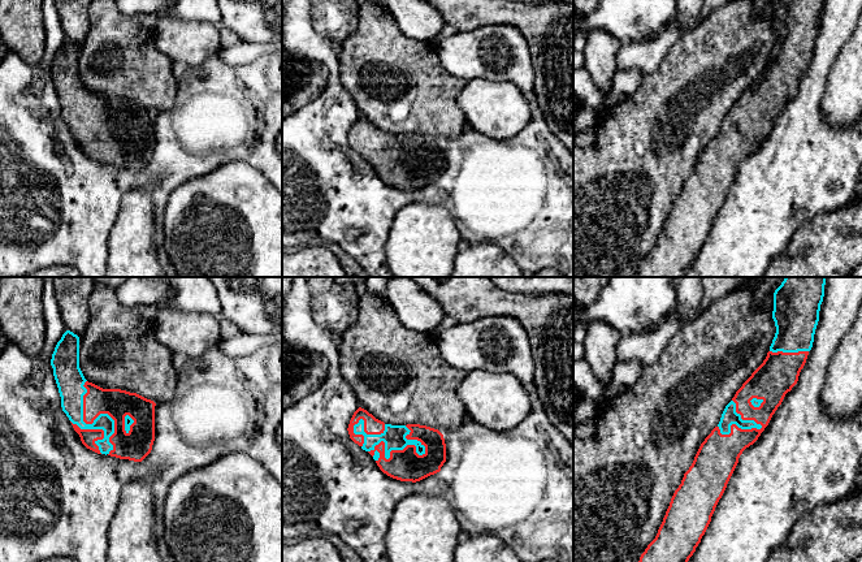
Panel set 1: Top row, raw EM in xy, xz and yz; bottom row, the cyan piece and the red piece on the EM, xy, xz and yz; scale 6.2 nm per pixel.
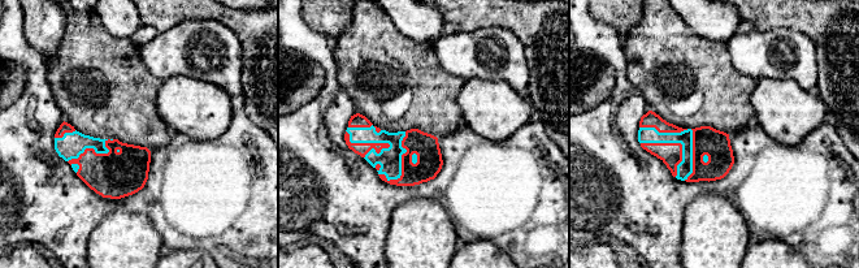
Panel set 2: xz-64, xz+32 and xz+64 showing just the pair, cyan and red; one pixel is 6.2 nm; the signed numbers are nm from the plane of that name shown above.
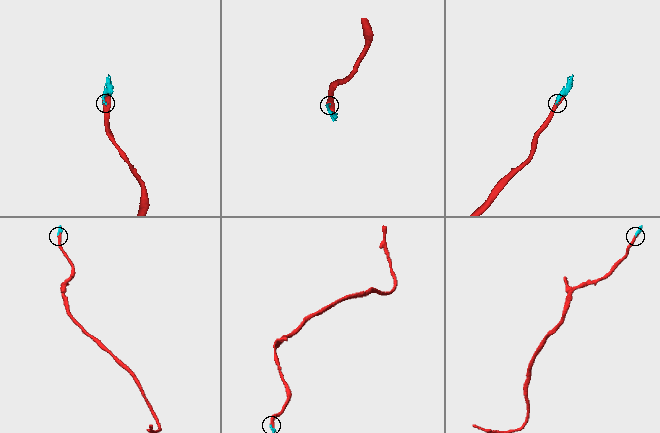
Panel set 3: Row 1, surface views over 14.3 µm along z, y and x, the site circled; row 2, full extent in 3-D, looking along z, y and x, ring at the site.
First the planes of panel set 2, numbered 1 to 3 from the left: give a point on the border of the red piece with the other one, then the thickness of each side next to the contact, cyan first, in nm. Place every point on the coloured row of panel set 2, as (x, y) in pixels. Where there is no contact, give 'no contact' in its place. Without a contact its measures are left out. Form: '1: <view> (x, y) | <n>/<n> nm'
1: xz-64 (96, 152) | 160/280 nm
2: xz+32 (365, 142) | 140/80 nm
3: xz+64 (676, 142) | 100/140 nm

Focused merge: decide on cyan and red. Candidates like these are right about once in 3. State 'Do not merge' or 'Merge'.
Merge

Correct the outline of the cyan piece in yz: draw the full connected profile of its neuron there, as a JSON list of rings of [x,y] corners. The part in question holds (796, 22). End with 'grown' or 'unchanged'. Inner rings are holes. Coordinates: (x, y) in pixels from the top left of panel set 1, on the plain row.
[[[775,0],[772,27],[776,42],[763,72],[725,114],[719,133],[701,152],[694,169],[675,199],[655,247],[641,263],[634,277],[685,277],[705,243],[715,216],[738,172],[742,160],[753,154],[785,103],[797,92],[813,56],[824,0]]] | grown

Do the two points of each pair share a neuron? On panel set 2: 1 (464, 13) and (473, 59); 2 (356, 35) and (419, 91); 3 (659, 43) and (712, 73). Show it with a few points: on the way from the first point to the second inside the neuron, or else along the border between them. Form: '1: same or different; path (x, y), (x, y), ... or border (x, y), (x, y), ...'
1: different; border (498, 25), (459, 30)
2: same; path (372, 51), (403, 77)
3: same; path (672, 56), (675, 59), (685, 59), (699, 73)

